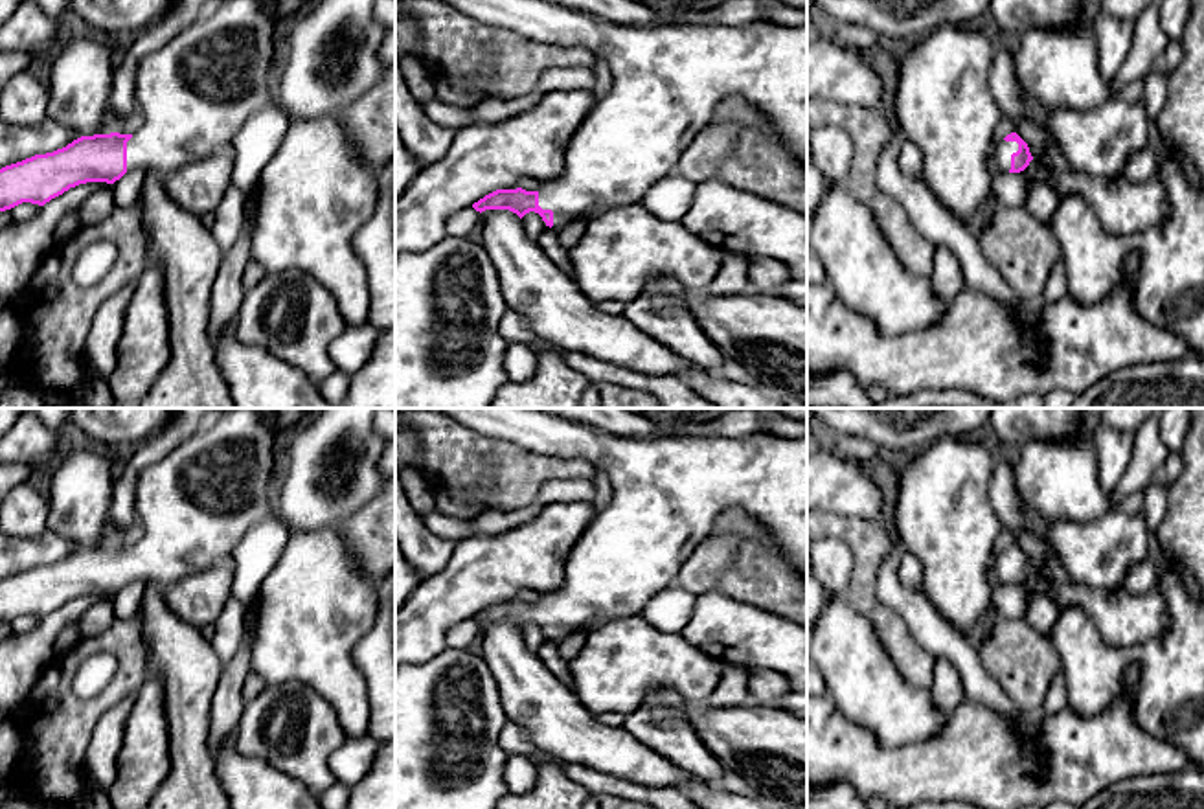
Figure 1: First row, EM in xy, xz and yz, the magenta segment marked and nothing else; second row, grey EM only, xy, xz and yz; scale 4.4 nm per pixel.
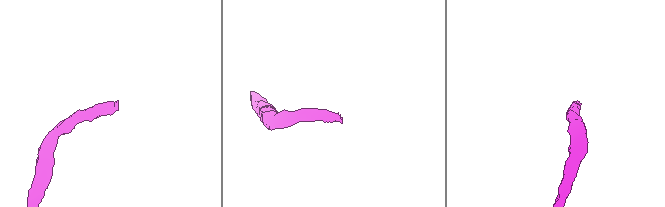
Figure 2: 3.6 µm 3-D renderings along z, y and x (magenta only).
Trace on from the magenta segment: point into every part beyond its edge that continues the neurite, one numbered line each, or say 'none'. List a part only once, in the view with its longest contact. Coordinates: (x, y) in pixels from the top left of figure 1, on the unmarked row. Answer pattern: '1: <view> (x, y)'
1: yz (1002, 563)

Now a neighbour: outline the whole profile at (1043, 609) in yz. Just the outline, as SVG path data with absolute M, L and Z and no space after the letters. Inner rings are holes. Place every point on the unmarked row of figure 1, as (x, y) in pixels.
M1035 594L1029 598L1024 621L1033 627L1039 634L1050 636L1061 607L1055 594Z

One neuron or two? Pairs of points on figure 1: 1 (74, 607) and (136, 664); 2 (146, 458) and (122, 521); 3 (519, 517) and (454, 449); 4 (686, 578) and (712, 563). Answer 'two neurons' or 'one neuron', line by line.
1: two neurons
2: one neuron
3: two neurons
4: one neuron

